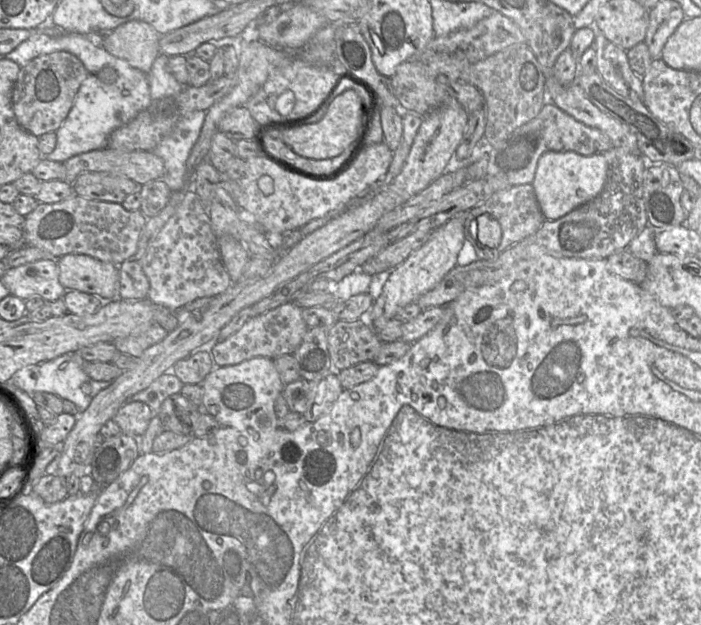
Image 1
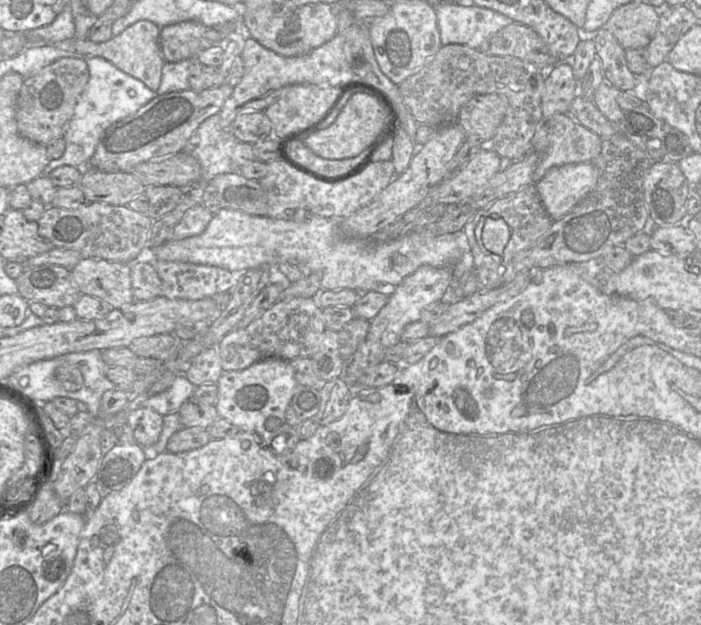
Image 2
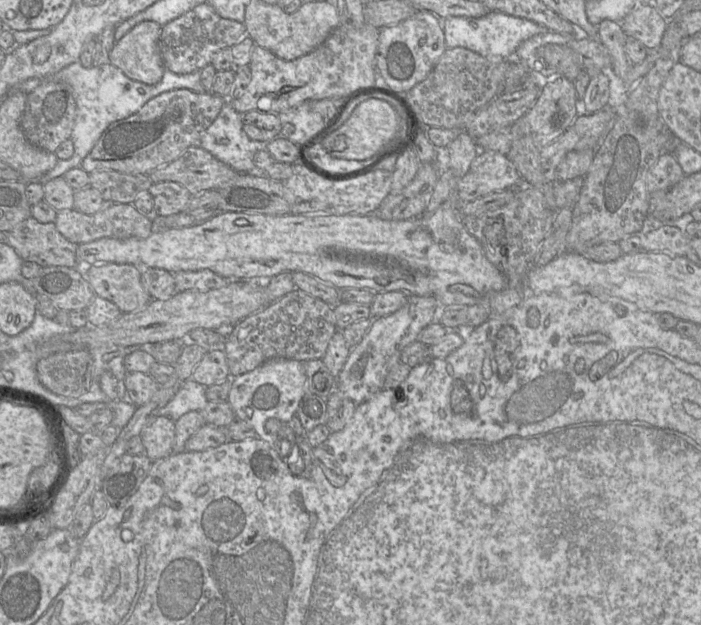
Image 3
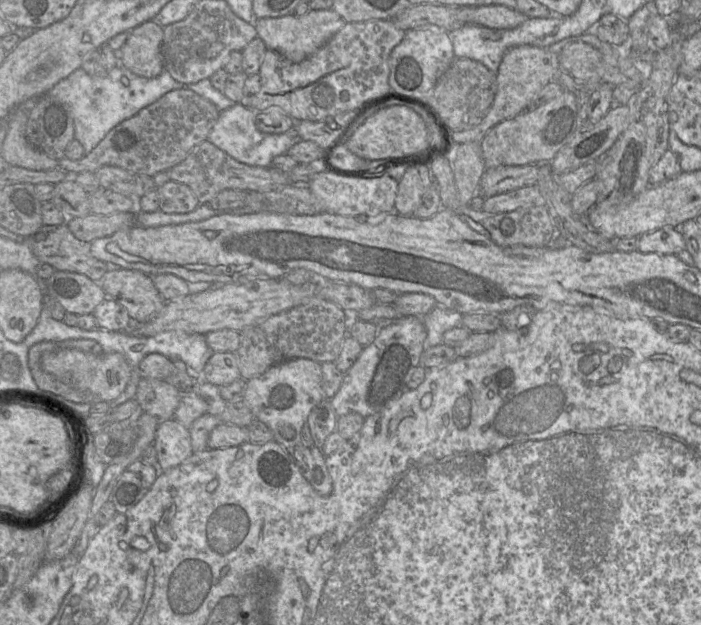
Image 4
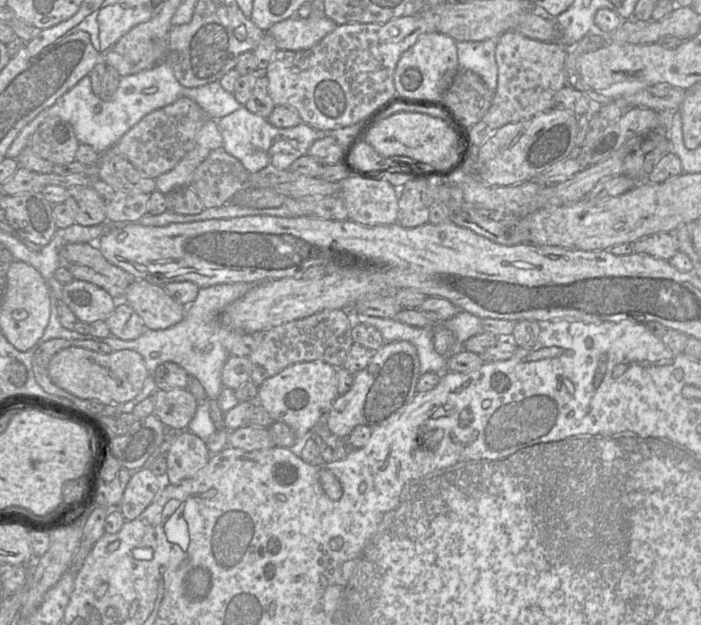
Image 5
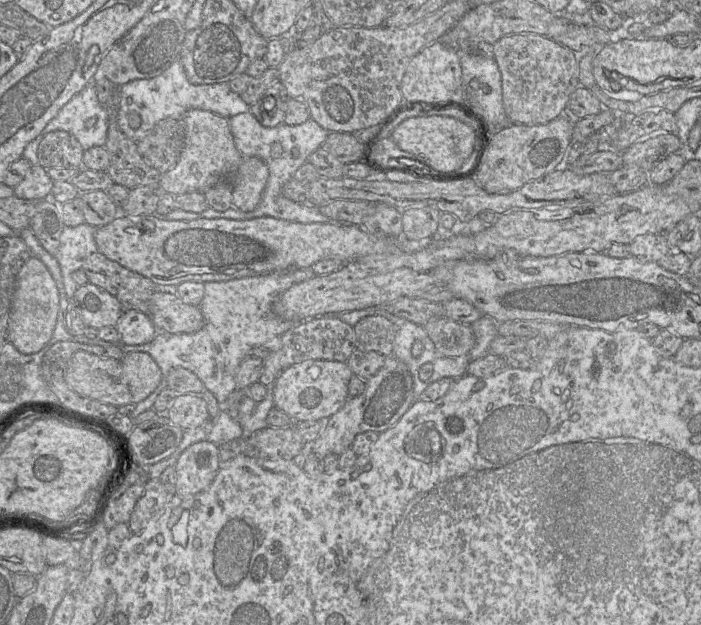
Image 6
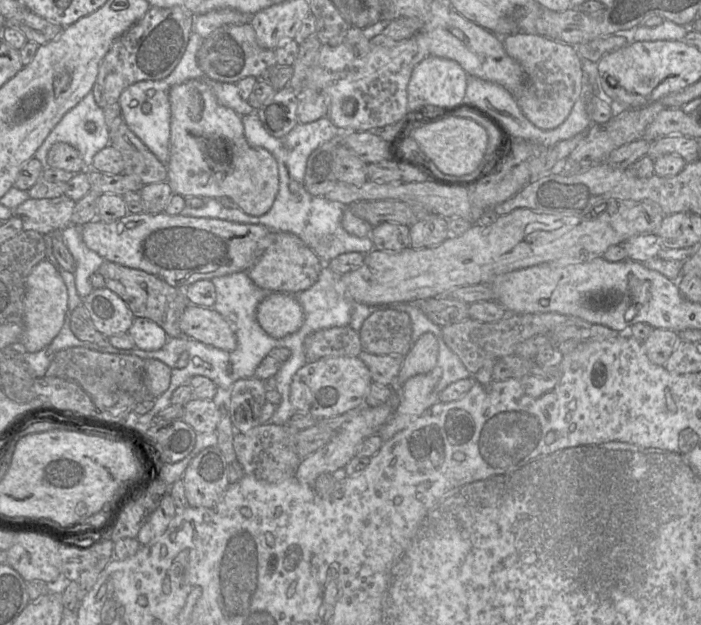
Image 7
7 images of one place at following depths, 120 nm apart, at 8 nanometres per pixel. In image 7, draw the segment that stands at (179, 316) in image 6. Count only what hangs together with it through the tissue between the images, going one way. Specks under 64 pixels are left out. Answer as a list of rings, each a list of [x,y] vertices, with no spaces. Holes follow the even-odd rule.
[[[189,304],[182,314],[180,327],[187,337],[221,350],[232,352],[237,347],[230,323],[213,308]]]

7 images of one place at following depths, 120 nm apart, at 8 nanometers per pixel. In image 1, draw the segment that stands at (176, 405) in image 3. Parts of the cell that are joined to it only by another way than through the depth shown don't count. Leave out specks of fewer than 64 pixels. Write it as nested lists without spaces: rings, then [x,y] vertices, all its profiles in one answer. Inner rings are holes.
[[[166,372],[151,383],[145,390],[133,395],[128,401],[145,403],[157,414],[163,402],[170,396],[180,394],[182,381],[172,372]]]

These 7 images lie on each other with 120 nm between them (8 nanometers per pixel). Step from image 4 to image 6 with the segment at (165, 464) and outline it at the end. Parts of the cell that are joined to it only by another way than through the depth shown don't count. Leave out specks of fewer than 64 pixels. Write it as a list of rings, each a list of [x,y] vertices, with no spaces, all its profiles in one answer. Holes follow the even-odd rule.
[[[204,440],[183,450],[176,464],[176,495],[191,499],[206,491],[215,480],[221,466],[216,444]]]

